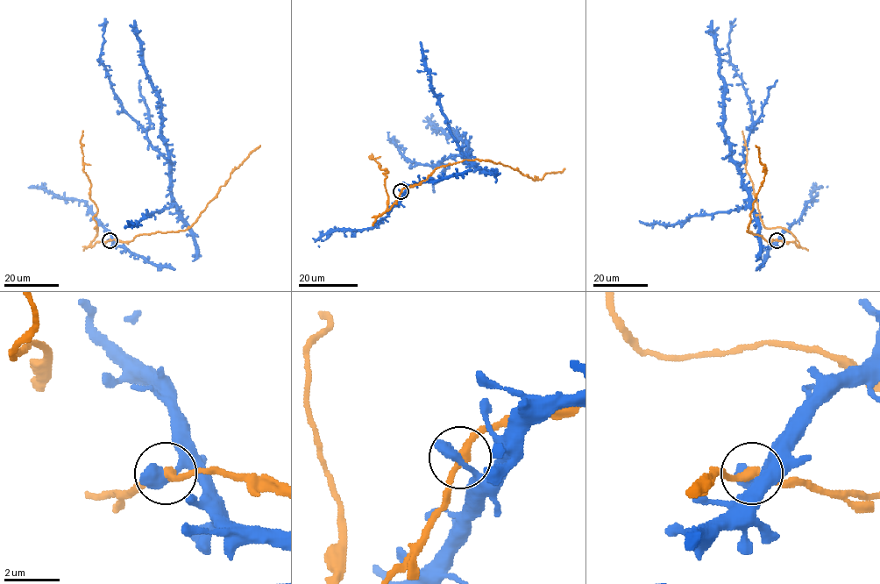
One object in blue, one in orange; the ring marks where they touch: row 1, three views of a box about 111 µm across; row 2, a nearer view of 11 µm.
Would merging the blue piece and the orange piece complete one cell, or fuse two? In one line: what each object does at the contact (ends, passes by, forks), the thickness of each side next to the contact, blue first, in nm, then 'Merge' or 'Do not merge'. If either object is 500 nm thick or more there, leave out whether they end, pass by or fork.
Thickness 500 nm (blue) against 280 nm. Do not merge

